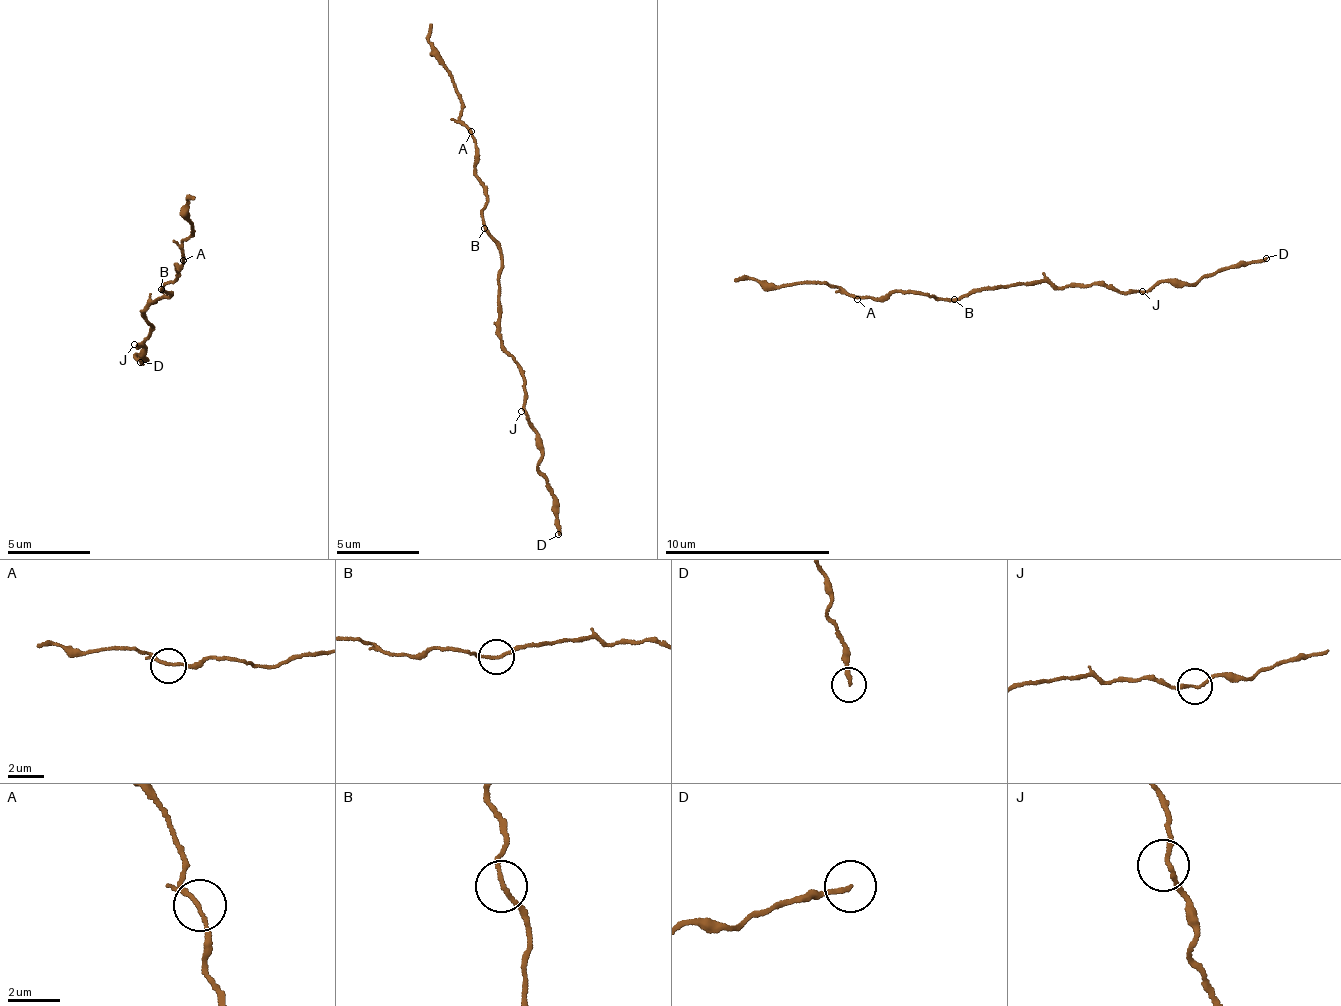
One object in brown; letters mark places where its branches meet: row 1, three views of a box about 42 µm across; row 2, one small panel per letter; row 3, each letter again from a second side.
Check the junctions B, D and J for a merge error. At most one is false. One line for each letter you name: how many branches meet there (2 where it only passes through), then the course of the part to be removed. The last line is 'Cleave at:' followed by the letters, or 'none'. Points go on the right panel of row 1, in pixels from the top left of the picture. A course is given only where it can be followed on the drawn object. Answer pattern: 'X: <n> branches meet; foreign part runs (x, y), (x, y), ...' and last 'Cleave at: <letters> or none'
B: 2 branches meet; foreign part runs (955, 300), (903, 290), (853, 294), (813, 282), (769, 285), (747, 277), (735, 279)
Cleave at: B

